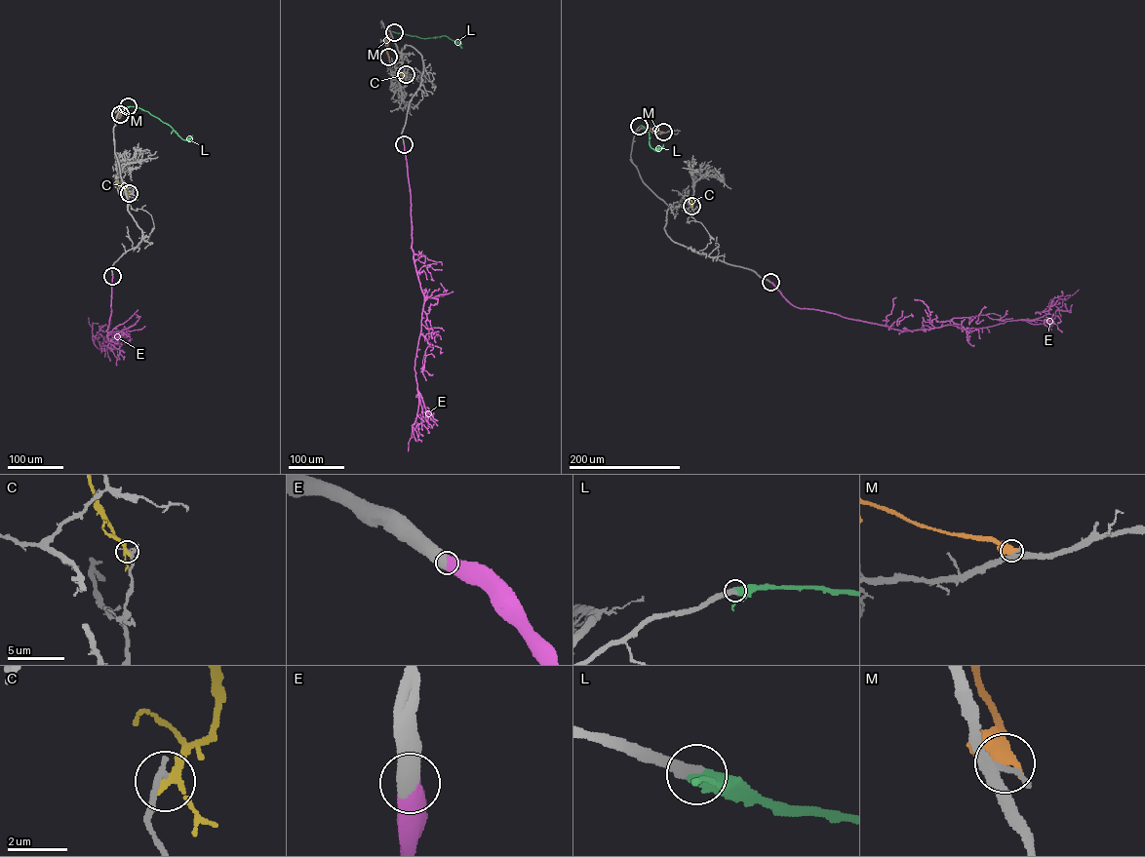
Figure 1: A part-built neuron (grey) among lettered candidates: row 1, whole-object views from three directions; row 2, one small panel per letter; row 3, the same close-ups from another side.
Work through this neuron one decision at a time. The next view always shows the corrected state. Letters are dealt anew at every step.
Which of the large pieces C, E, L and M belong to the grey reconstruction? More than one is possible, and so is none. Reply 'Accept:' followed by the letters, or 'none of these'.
Accept: E, L

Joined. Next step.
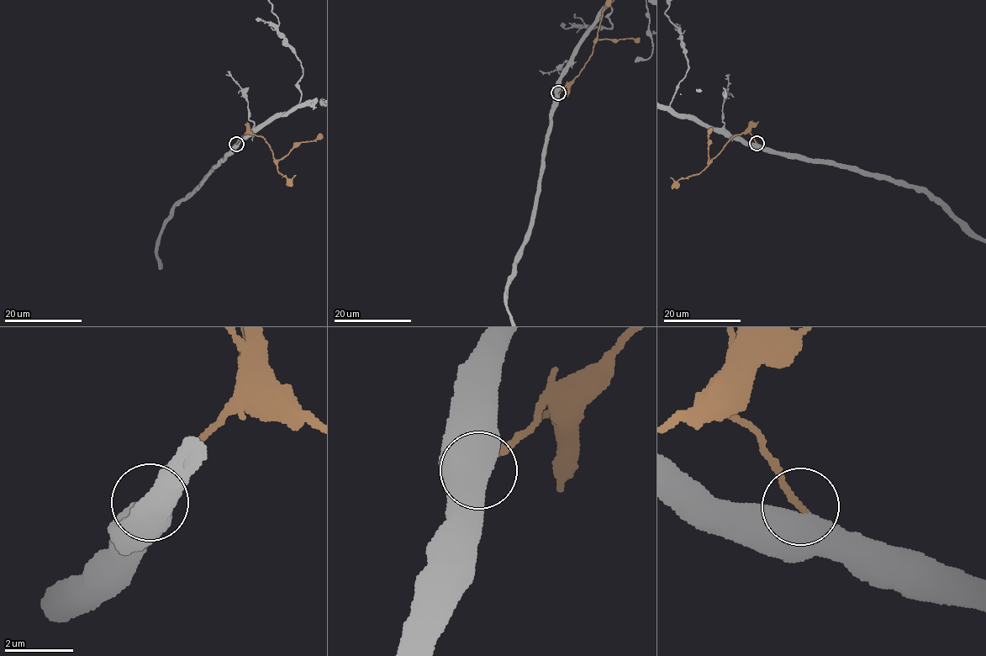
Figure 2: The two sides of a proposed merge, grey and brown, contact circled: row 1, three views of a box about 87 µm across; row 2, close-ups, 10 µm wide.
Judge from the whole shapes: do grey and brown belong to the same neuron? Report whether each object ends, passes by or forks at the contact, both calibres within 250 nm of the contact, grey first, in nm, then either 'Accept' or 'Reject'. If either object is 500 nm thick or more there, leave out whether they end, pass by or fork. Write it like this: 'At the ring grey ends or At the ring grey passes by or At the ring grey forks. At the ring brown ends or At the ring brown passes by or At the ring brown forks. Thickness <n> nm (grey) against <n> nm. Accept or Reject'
Thickness 800 nm (grey) against 180 nm. Accept

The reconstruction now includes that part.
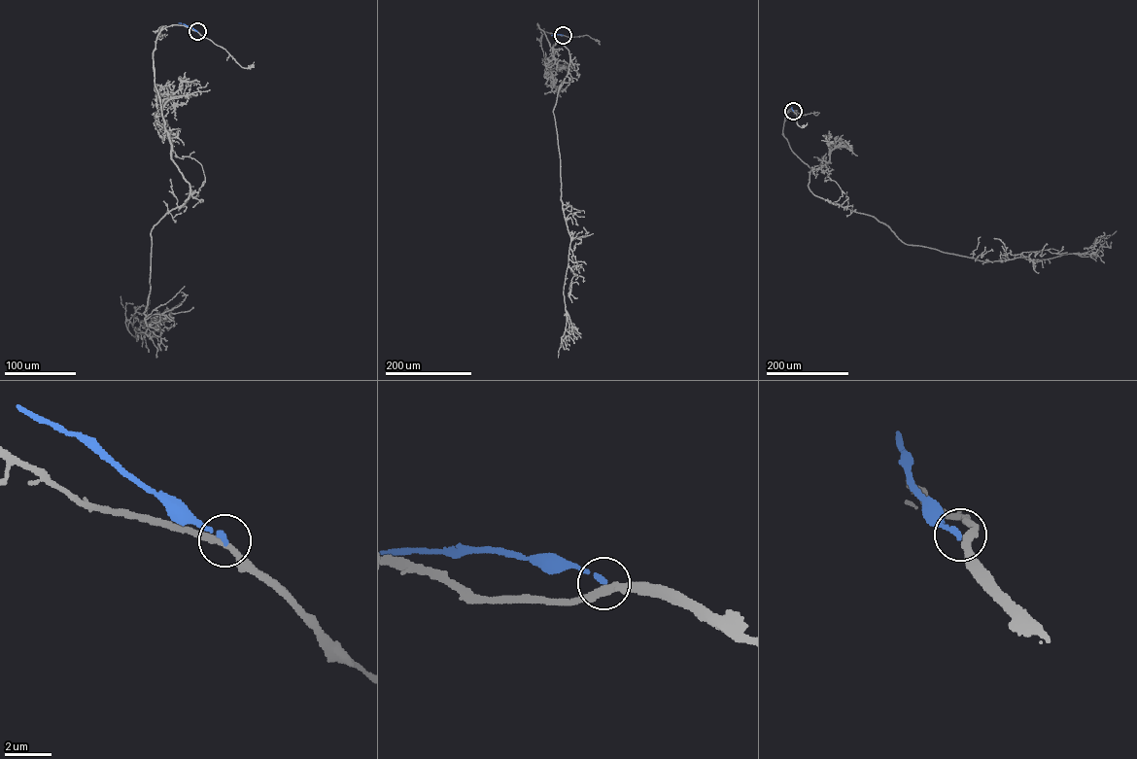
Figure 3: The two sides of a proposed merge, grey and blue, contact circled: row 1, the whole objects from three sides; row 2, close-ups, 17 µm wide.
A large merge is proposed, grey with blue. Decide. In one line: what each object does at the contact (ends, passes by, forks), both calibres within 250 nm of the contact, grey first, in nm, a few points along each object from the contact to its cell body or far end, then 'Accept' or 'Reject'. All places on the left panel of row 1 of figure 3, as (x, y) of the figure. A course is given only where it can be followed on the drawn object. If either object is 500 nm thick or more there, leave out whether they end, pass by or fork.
At the ring grey passes by. At the ring blue ends. Thickness 300 nm (grey) against 220 nm. Course of grey: (197, 31), (166, 26), (153, 52), (189, 189), (151, 230), (154, 327), (134, 336), (125, 322), (149, 298). Course of blue: (197, 31), (178, 23). Reject

